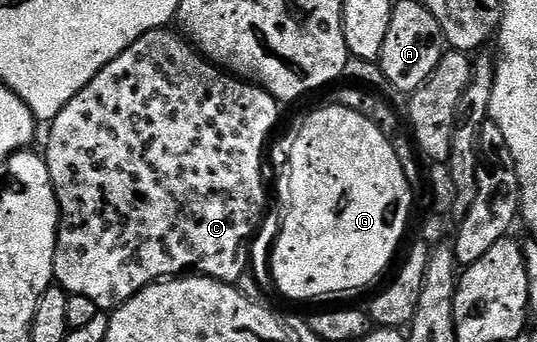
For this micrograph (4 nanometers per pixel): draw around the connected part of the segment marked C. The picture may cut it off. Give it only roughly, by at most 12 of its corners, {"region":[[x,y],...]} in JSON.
{"region":[[152,30],[55,116],[53,280],[236,284],[279,103]]}

